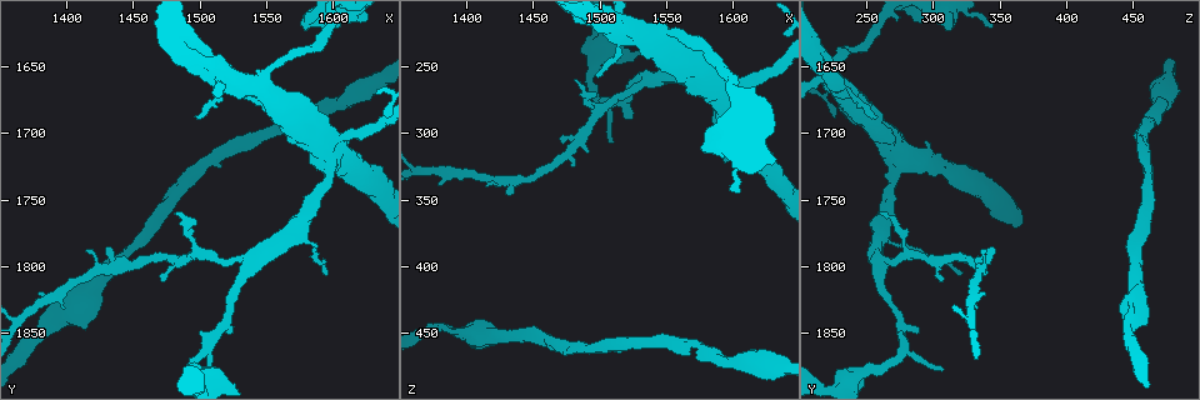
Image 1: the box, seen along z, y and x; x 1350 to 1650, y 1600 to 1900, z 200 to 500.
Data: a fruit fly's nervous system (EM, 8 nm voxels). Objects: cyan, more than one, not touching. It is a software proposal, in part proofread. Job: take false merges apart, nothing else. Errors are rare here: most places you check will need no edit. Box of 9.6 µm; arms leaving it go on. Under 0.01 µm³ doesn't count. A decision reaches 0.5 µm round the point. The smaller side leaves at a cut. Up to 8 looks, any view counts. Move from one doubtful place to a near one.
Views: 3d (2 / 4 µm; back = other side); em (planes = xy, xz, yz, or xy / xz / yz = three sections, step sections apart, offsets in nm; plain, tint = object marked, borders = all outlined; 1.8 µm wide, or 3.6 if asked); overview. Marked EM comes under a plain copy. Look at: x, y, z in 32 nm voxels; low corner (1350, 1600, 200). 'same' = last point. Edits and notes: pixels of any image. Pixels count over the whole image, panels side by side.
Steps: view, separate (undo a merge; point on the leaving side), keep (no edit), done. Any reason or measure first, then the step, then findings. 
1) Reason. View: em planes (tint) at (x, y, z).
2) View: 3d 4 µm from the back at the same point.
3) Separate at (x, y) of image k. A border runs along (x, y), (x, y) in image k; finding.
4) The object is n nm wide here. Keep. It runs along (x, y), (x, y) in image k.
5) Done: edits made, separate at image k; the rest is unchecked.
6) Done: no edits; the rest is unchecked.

Calibre changes. View: 3d 2 µm at (1518, 1664, 224).

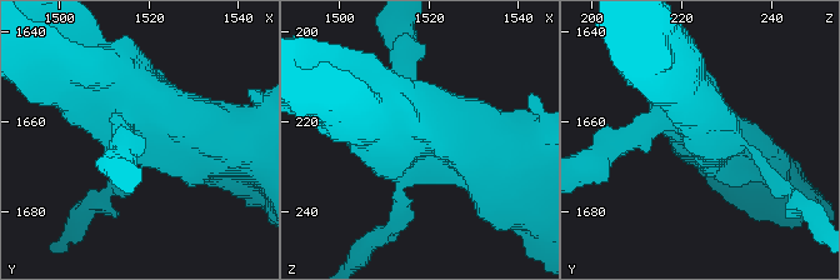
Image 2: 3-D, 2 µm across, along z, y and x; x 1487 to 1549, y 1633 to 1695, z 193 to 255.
4 arms meet here. View: em yz step 8 (borders) at (1519, 1664, 226).

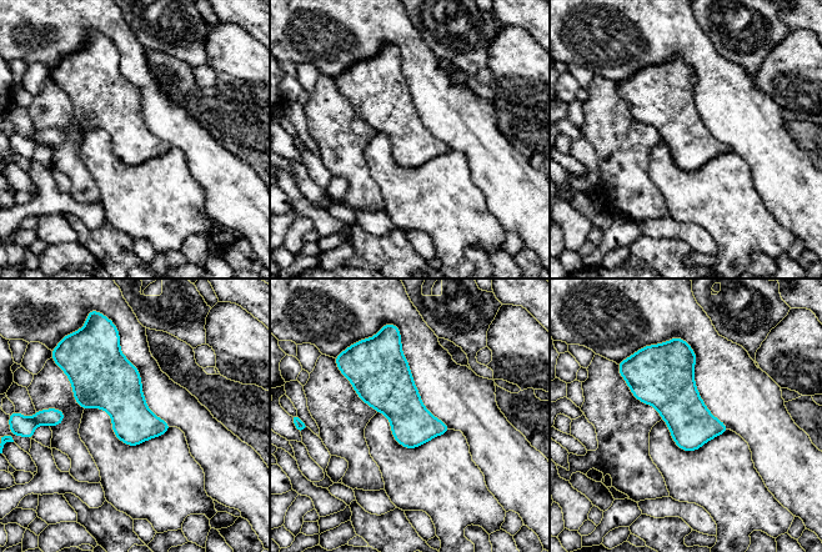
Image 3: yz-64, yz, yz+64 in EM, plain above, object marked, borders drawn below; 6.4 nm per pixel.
Keep. All the same cell.

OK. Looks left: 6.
Arms part here. View: 3d 4 µm at (1436, 1802, 336).

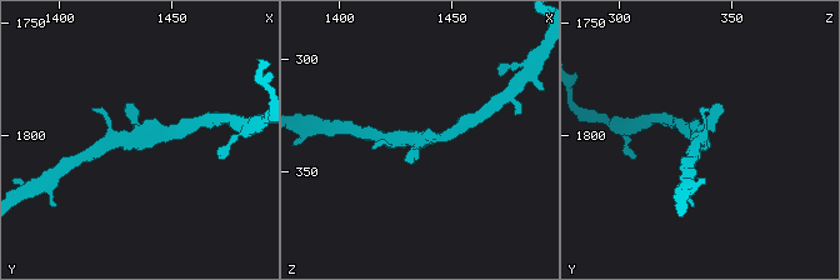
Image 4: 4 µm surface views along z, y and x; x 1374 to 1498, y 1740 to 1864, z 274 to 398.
View: em xy step 16 (tint) at (1436, 1801, 337).

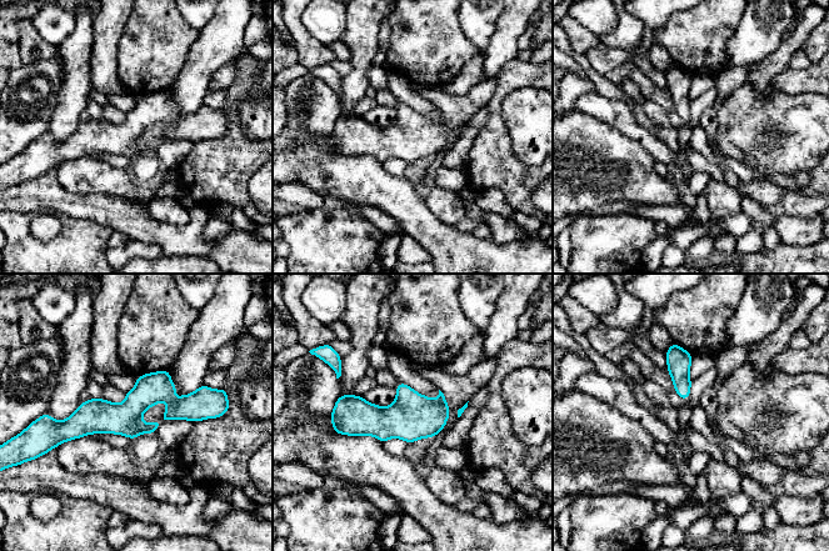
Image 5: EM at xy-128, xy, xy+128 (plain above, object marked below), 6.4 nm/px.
Keep. All the same cell.

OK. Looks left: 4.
Thick turns thin. View: em xy step 8 (borders) at (1536, 1798, 258).

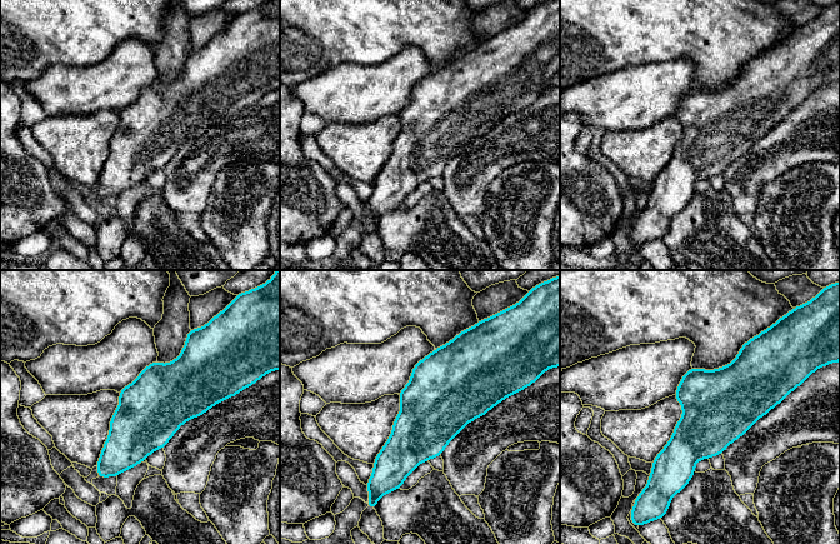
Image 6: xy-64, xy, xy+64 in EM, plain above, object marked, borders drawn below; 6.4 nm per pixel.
Keep. Continuous, no second cell.

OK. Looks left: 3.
Done: no edits; the rest is unchecked.

